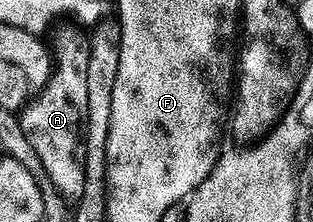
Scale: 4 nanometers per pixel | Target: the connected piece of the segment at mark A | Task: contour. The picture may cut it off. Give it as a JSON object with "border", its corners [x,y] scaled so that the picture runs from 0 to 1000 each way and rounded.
{"border":[[[217,176],[173,230],[176,293],[153,374],[61,514],[70,581],[93,617],[137,757],[160,788],[173,847],[214,905],[262,887],[268,775],[268,532],[275,527],[275,275],[281,194]]]}

